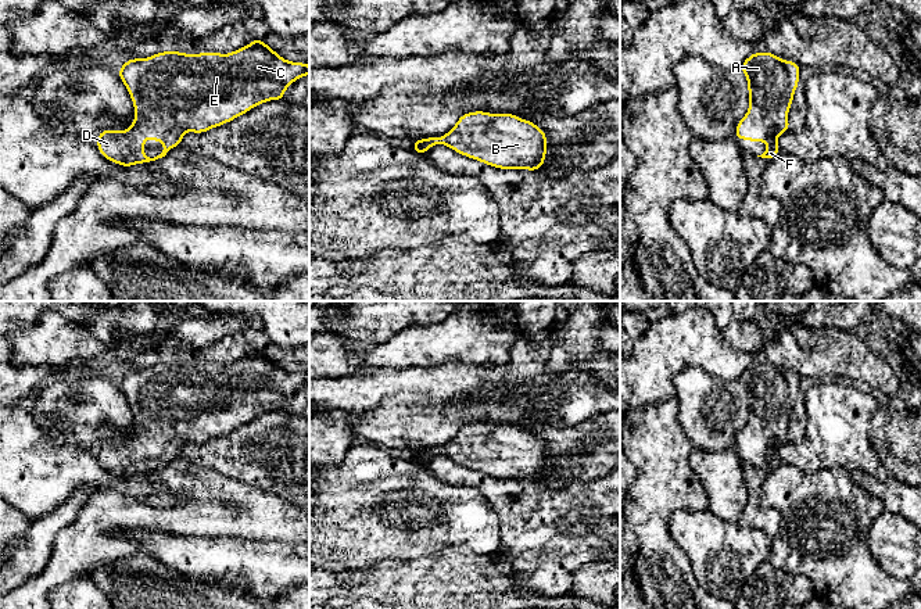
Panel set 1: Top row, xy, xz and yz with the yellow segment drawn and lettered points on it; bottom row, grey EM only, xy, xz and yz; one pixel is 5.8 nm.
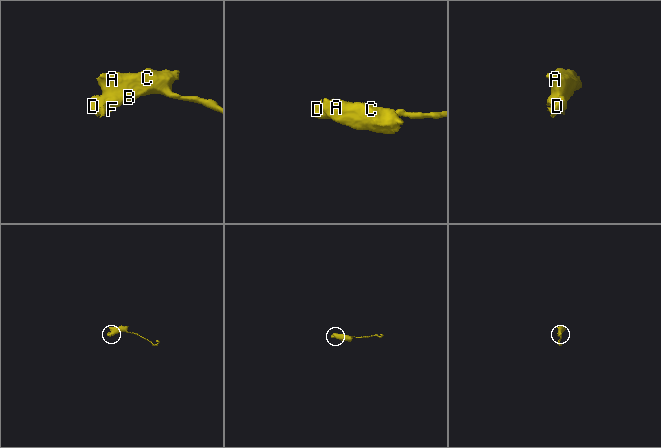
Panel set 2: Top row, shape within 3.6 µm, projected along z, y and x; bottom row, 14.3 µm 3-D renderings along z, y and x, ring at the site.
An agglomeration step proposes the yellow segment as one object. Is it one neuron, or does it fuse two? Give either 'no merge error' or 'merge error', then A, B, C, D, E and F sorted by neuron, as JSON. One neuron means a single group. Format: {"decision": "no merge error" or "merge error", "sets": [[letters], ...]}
{"decision": "no merge error", "sets": [["A", "B", "C", "D", "E", "F"]]}

